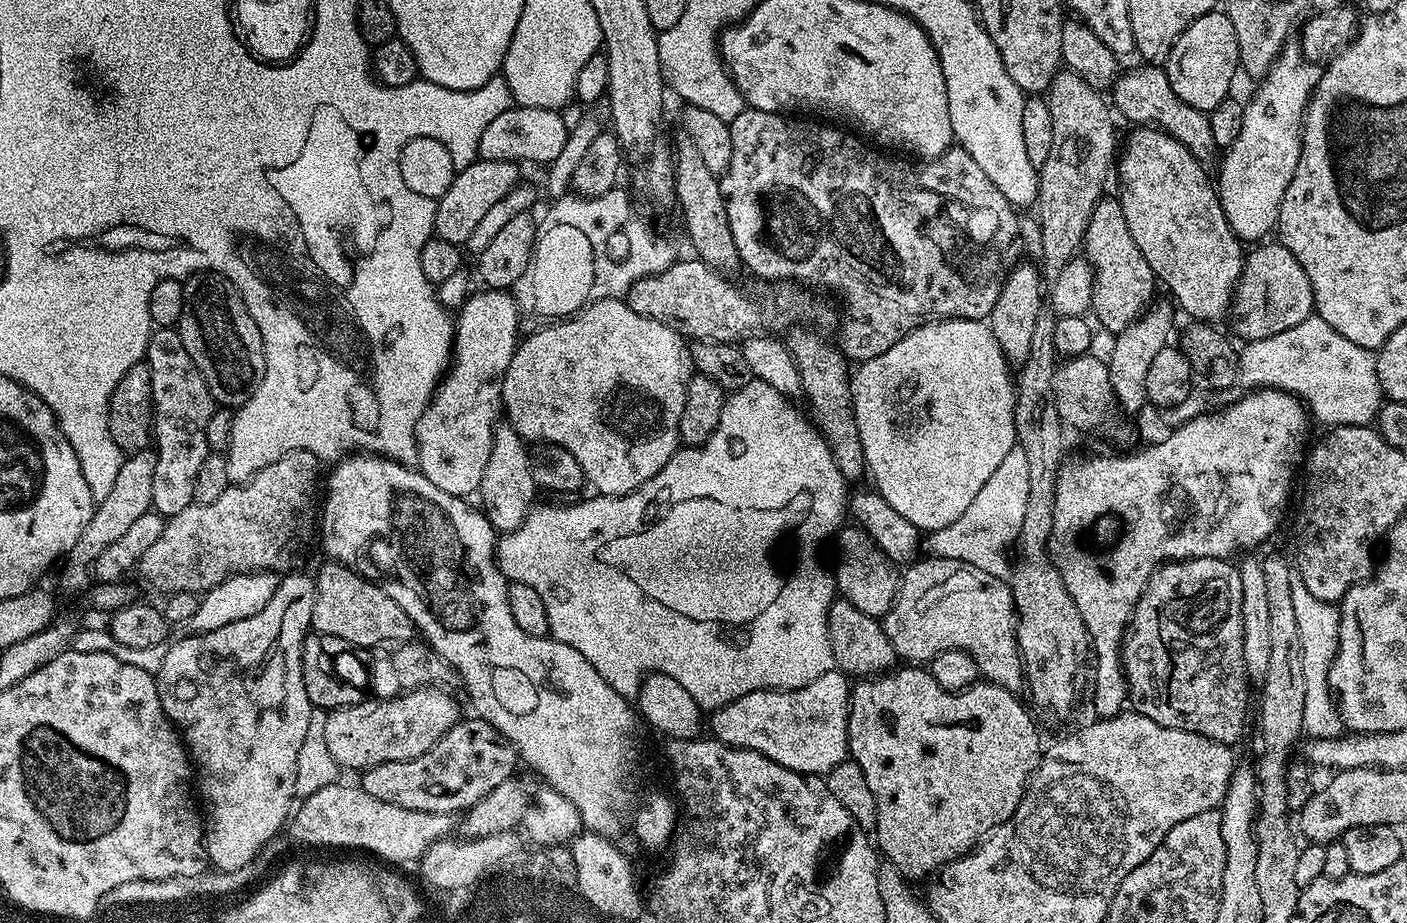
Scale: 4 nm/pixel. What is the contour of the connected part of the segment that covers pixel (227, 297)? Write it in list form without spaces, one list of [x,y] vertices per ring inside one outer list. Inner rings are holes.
[[[198,272],[183,281],[184,305],[178,331],[186,354],[194,358],[217,405],[233,410],[258,390],[266,370],[264,339],[240,291],[219,272]]]

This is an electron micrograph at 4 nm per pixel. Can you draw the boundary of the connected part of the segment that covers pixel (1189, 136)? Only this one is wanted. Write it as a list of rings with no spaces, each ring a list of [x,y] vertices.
[[[1144,62],[1139,66],[1141,68],[1132,68],[1125,76],[1124,73],[1117,75],[1116,83],[1110,89],[1110,100],[1115,111],[1120,111],[1126,119],[1133,120],[1133,125],[1155,126],[1162,132],[1168,132],[1175,140],[1186,145],[1190,154],[1194,154],[1194,158],[1201,164],[1211,165],[1211,160],[1217,159],[1218,149],[1214,134],[1210,131],[1208,113],[1194,110],[1194,106],[1186,106],[1186,102],[1182,102],[1182,98],[1174,94],[1163,67],[1152,62]]]

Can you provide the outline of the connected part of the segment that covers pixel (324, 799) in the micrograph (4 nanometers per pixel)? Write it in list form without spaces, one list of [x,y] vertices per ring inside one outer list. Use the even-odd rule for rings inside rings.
[[[337,782],[303,797],[291,813],[292,836],[300,844],[321,844],[324,848],[365,848],[389,865],[419,861],[428,848],[445,839],[452,828],[453,817],[447,812],[406,810],[378,802],[355,783]]]

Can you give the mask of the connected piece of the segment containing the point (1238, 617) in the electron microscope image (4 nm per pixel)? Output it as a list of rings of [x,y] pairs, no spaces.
[[[1193,556],[1186,560],[1165,562],[1157,568],[1156,573],[1148,579],[1140,601],[1132,611],[1132,622],[1124,633],[1124,642],[1121,649],[1121,659],[1124,665],[1124,675],[1128,679],[1128,695],[1130,704],[1140,715],[1158,722],[1158,726],[1186,730],[1194,734],[1202,734],[1206,738],[1218,741],[1219,744],[1235,745],[1235,740],[1244,736],[1244,727],[1248,724],[1248,671],[1244,665],[1242,654],[1242,638],[1244,637],[1244,623],[1242,622],[1242,582],[1240,570],[1235,563],[1218,556]]]

